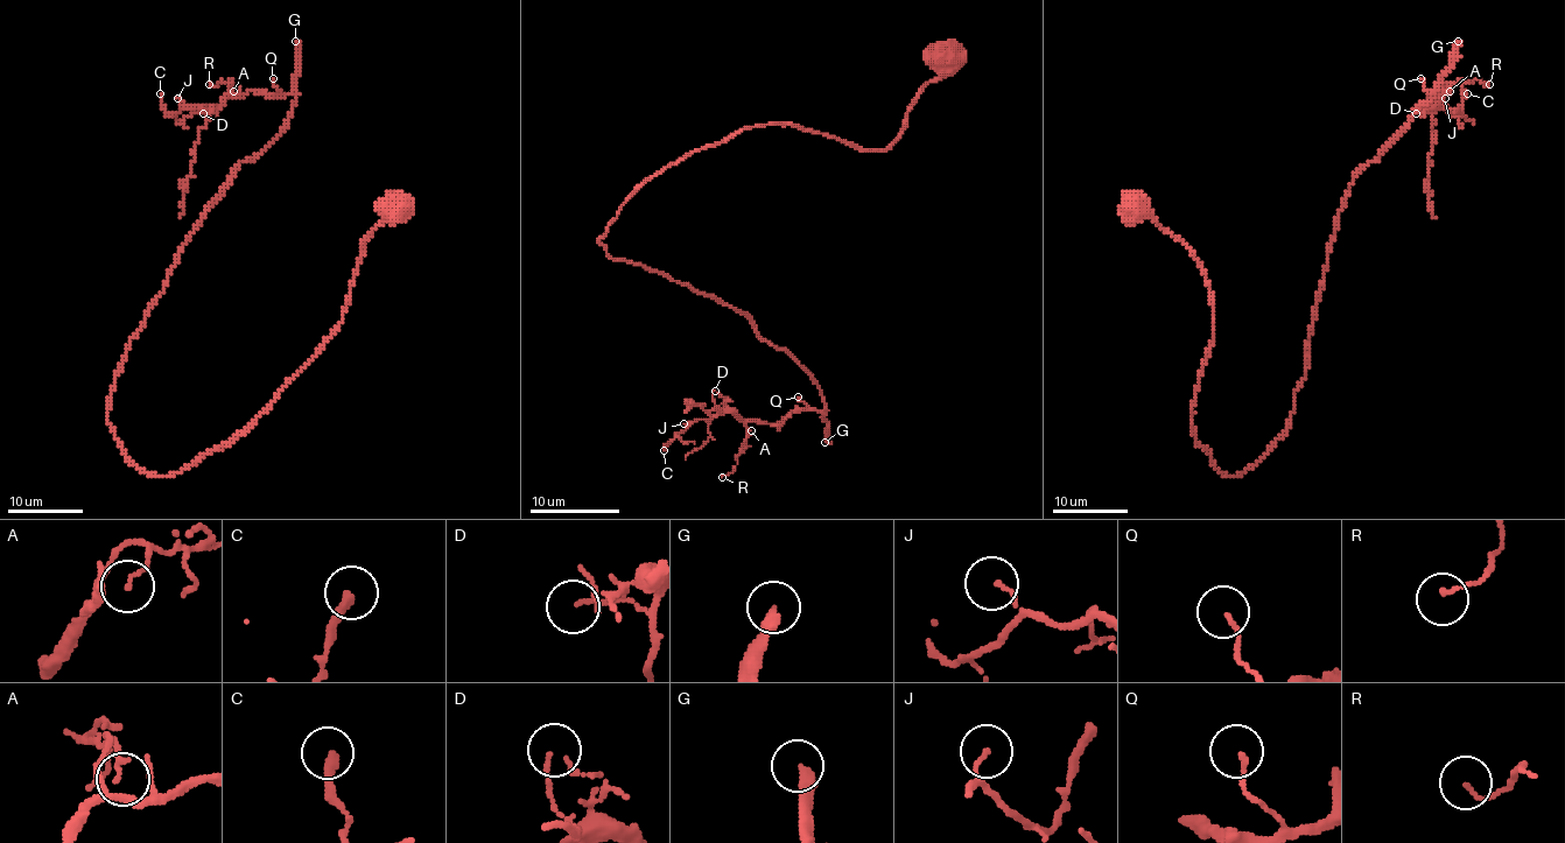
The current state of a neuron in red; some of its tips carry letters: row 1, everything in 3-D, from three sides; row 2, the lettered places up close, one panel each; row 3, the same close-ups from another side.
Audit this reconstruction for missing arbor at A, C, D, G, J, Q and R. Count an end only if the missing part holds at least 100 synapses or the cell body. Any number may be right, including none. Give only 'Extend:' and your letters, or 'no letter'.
Extend: G

